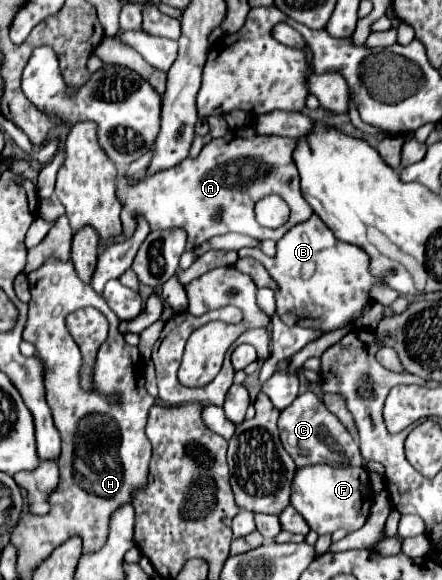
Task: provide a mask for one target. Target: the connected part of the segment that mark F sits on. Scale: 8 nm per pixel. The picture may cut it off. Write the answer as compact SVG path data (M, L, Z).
M315 464L307 468L297 468L293 486L291 486L291 506L299 510L313 532L333 534L335 530L343 528L347 532L359 530L371 510L371 484L367 468L347 468L347 466L327 466Z

